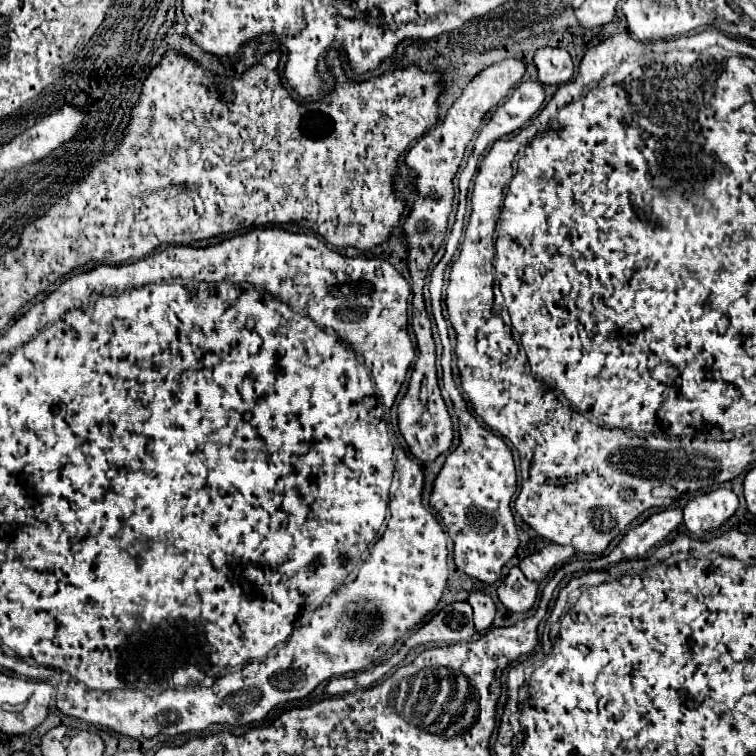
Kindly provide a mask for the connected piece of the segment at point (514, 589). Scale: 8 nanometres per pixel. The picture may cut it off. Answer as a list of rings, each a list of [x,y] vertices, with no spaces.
[[[513,566],[501,580],[497,594],[507,610],[527,612],[537,598],[537,584],[533,580],[527,580],[519,566]]]

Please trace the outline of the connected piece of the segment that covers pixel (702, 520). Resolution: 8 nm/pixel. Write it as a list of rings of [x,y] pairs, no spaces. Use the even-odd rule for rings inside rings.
[[[717,488],[687,502],[687,506],[683,508],[683,524],[689,534],[703,538],[709,530],[721,528],[727,522],[727,518],[735,514],[737,506],[739,500],[733,490]]]

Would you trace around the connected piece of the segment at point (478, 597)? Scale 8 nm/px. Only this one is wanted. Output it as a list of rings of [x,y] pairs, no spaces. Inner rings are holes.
[[[471,592],[467,602],[473,606],[473,612],[475,612],[473,622],[475,622],[477,632],[487,630],[495,618],[495,602],[491,600],[491,596],[483,592]]]

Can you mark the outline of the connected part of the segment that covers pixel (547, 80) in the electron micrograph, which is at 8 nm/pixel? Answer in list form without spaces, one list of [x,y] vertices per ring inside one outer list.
[[[541,48],[535,54],[535,64],[539,70],[539,80],[543,84],[563,84],[569,82],[575,66],[567,50],[563,48]]]

